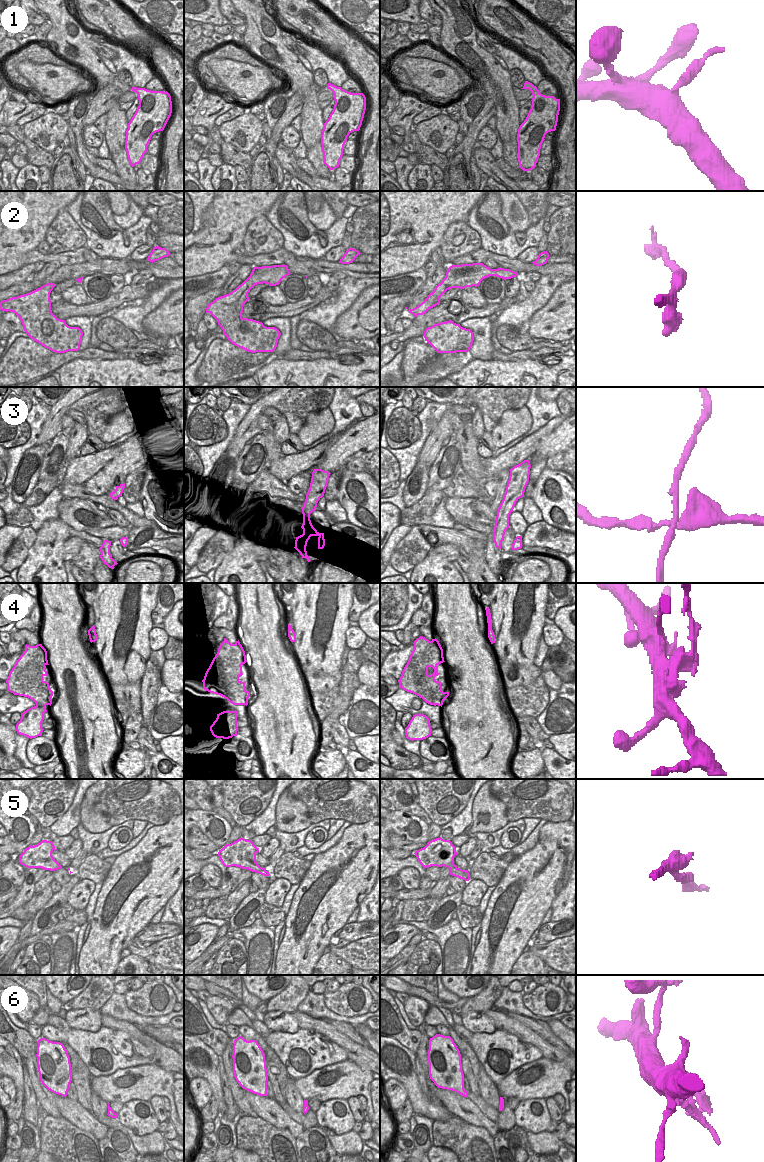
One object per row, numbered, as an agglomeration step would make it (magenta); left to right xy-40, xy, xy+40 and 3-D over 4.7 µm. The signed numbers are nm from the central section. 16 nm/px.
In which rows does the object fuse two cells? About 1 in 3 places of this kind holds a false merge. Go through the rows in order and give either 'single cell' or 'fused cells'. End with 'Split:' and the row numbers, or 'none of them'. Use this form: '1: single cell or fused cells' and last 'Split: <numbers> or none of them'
1: fused cells
2: single cell
3: fused cells
4: fused cells
5: single cell
6: fused cells
Split: 1, 3, 4, 6

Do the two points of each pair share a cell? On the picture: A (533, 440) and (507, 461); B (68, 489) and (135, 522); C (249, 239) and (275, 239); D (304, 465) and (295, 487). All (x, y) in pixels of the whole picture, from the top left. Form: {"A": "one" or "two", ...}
{"A": "one", "B": "one", "C": "one", "D": "two"}

